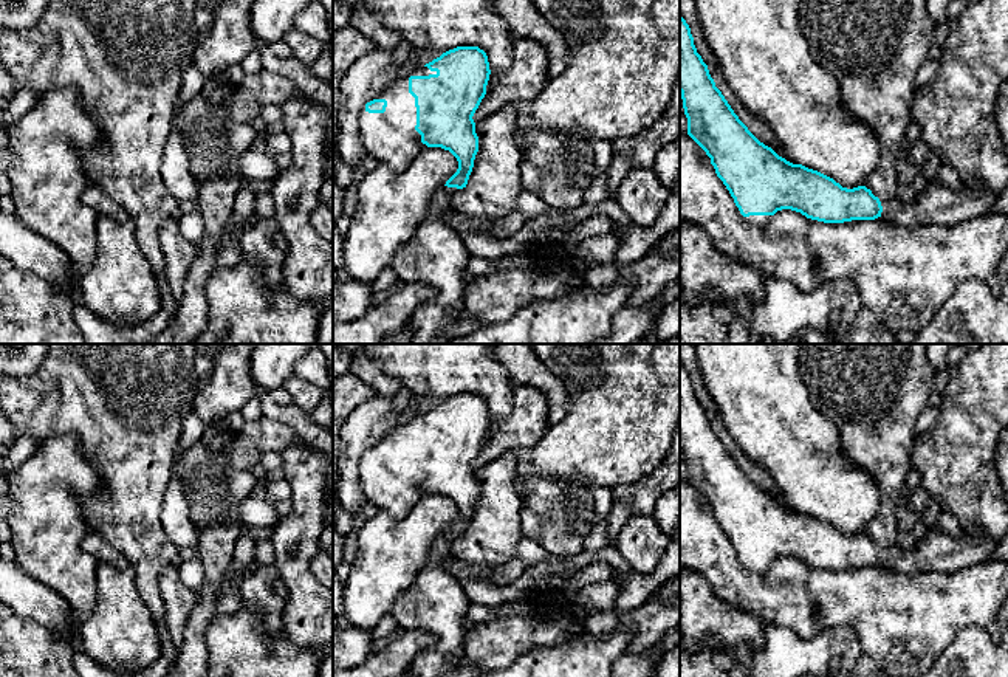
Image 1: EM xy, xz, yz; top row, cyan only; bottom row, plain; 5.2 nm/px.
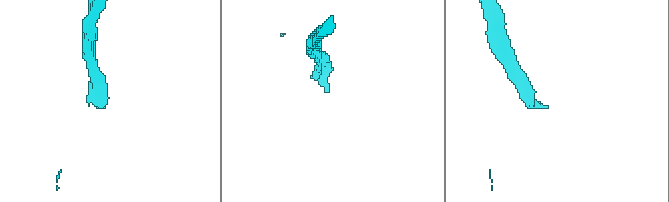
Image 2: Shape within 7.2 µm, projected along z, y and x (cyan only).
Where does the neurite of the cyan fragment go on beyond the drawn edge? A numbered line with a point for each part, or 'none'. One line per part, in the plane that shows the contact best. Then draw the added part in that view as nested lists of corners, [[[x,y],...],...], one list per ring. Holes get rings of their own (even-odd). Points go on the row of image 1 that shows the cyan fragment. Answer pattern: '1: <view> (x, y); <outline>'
1: xz (390, 137); [[[417,67],[409,74],[396,79],[375,99],[386,99],[384,113],[369,113],[365,105],[359,112],[359,138],[369,156],[386,163],[395,172],[404,172],[413,158],[427,146],[415,130],[415,98],[409,93],[410,76],[437,74],[427,67]]]
2: yz (939, 205); [[[929,180],[914,203],[903,203],[898,197],[879,198],[883,212],[878,218],[907,228],[952,226],[989,214],[997,197],[999,194],[979,183],[963,184],[960,191],[954,191],[941,181]]]

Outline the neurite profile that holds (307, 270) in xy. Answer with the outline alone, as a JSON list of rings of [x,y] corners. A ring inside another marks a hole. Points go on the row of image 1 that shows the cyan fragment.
[[[300,93],[282,104],[285,133],[291,139],[291,152],[280,172],[273,178],[271,197],[276,203],[276,222],[288,240],[290,249],[282,263],[283,288],[307,302],[324,305],[333,296],[333,243],[311,226],[311,212],[322,203],[327,160],[325,138],[333,135],[333,113],[313,96]]]

